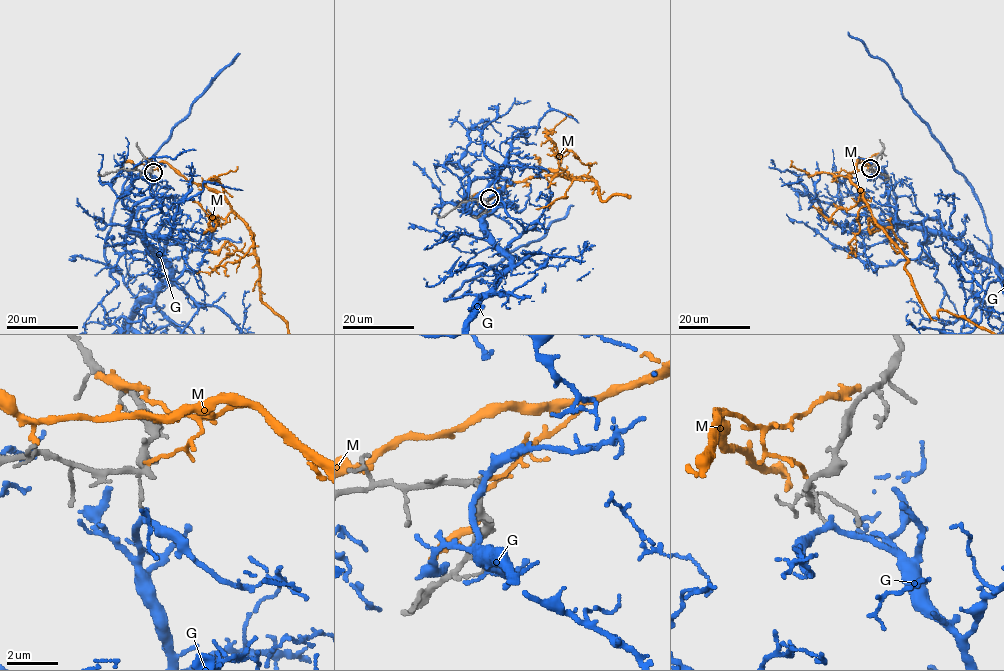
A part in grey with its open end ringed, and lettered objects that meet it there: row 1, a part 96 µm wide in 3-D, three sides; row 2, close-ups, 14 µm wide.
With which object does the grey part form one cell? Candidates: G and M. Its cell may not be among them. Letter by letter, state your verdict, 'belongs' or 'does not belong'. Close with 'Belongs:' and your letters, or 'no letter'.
G: does not belong
M: does not belong
Belongs: no letter

